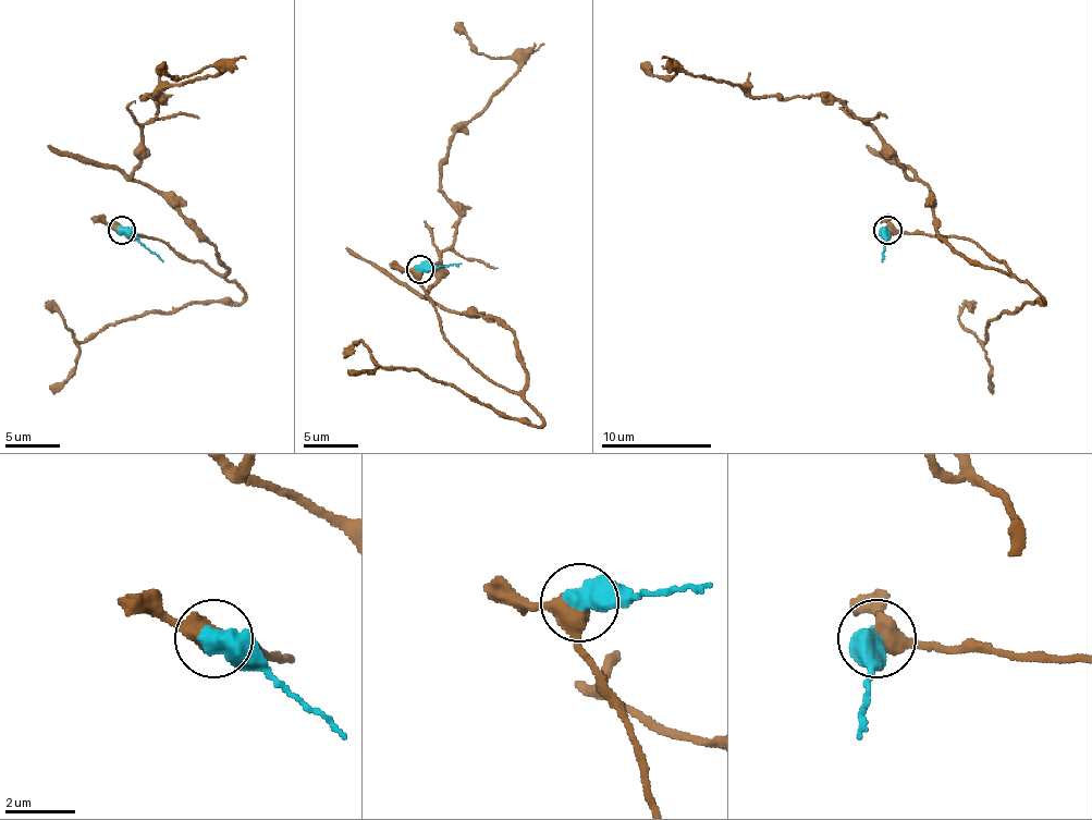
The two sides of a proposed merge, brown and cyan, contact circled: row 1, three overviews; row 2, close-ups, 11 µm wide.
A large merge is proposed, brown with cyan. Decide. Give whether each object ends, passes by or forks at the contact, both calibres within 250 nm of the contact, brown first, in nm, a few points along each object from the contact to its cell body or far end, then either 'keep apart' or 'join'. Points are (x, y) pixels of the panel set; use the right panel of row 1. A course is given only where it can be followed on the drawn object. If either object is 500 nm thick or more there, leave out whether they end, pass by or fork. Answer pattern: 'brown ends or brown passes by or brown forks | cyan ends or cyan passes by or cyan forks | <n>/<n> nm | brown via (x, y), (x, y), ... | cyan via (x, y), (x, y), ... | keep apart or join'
480/700 nm | brown via (886, 228), (961, 236), (1010, 272), (953, 247), (931, 190), (837, 101), (641, 62) | cyan via (886, 231), (881, 260) | join

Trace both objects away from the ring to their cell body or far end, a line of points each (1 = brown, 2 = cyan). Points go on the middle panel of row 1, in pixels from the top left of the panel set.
1: (420, 268), (440, 332), (519, 390), (514, 334), (429, 296), (458, 219), (448, 142), (517, 70), (458, 23)
2: (420, 268), (462, 262)

